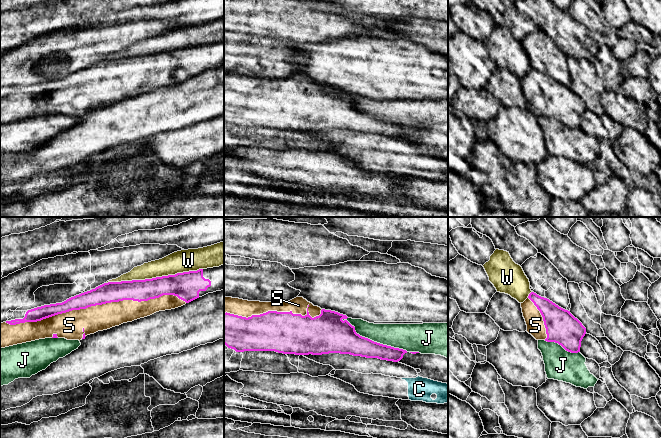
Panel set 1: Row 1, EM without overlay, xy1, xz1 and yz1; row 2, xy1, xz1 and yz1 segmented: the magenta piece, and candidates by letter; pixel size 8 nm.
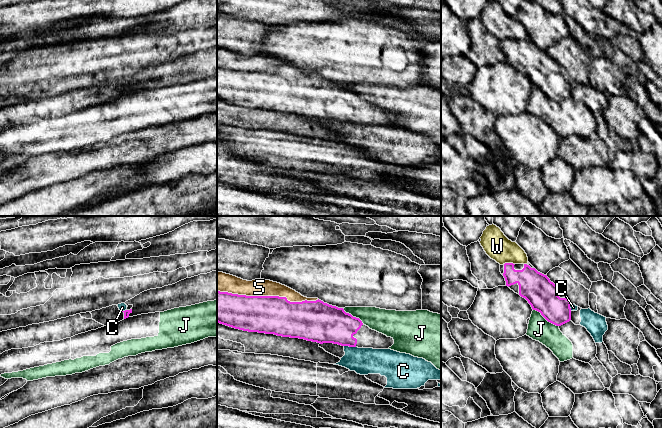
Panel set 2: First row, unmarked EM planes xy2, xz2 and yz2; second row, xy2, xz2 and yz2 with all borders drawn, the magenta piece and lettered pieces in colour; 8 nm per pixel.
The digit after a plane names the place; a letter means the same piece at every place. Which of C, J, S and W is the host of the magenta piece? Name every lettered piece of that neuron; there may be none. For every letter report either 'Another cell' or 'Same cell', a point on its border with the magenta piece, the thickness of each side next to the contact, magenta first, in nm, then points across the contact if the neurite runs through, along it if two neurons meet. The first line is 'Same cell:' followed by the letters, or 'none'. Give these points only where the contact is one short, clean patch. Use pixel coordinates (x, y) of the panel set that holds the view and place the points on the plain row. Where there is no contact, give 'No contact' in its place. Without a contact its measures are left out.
Same cell: S
C: Another cell. Touches magenta at xz2 (350, 122). Thickness 300 nm (magenta) against 220 nm. Boundary: xz2 (344, 121), (355, 123)
J: Another cell. Touches magenta at xz1 (373, 117). Thickness 240 nm (magenta) against 200 nm
S: Same cell. Touches magenta at xy1 (95, 81). Thickness 160 nm (magenta) against 200 nm
W: Another cell. Touches magenta at xy1 (154, 54). Thickness 220 nm (magenta) against 180 nm

